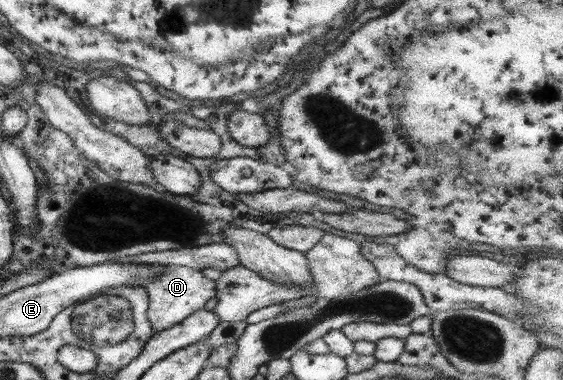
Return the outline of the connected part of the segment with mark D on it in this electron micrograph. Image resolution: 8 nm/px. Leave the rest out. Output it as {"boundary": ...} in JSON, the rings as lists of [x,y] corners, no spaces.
{"boundary":[[[168,265],[164,268],[161,274],[149,278],[143,286],[148,297],[146,320],[150,324],[152,333],[166,330],[169,326],[182,322],[189,314],[202,309],[205,302],[215,296],[214,281],[206,278],[200,270],[176,265]]]}

